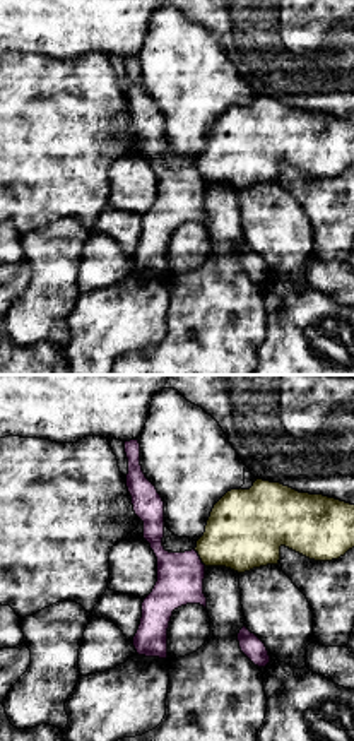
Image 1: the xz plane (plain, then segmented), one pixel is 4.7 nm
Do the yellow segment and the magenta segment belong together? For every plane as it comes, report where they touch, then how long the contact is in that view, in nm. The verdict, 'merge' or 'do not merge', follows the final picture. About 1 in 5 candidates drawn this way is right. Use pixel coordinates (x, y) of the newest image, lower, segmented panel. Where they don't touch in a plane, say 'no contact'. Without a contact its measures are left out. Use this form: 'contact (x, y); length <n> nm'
contact (200, 558); length 100 nm

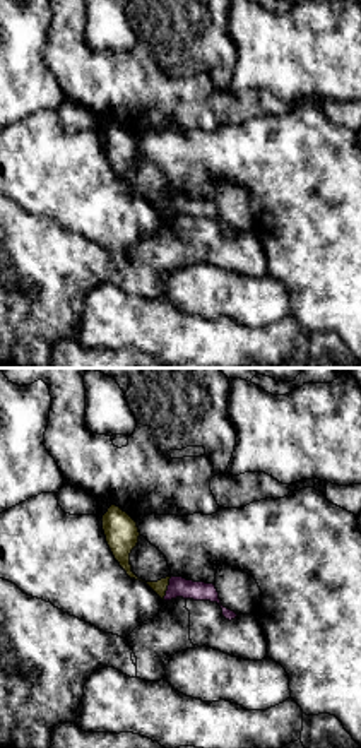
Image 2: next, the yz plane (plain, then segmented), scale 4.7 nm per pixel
contact (166, 587); length 110 nm

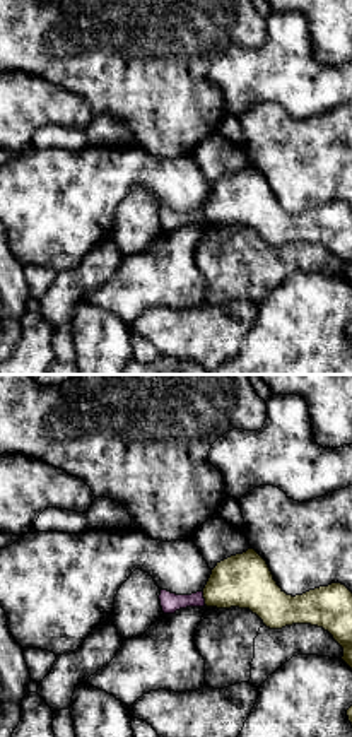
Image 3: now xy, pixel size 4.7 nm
contact (204, 597); length 70 nm

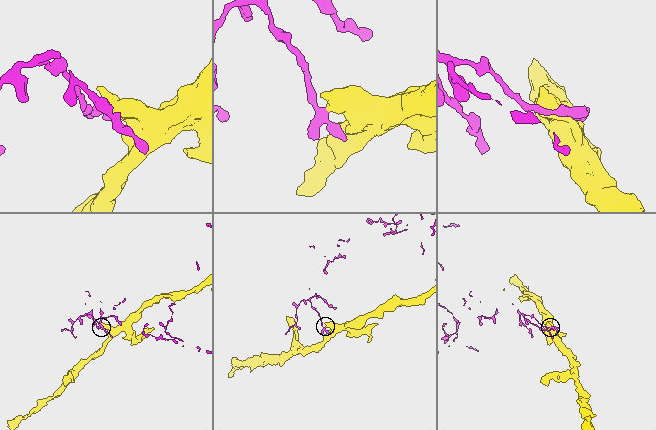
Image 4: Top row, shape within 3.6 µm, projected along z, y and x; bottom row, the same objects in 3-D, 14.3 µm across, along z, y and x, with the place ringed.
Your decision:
do not merge

